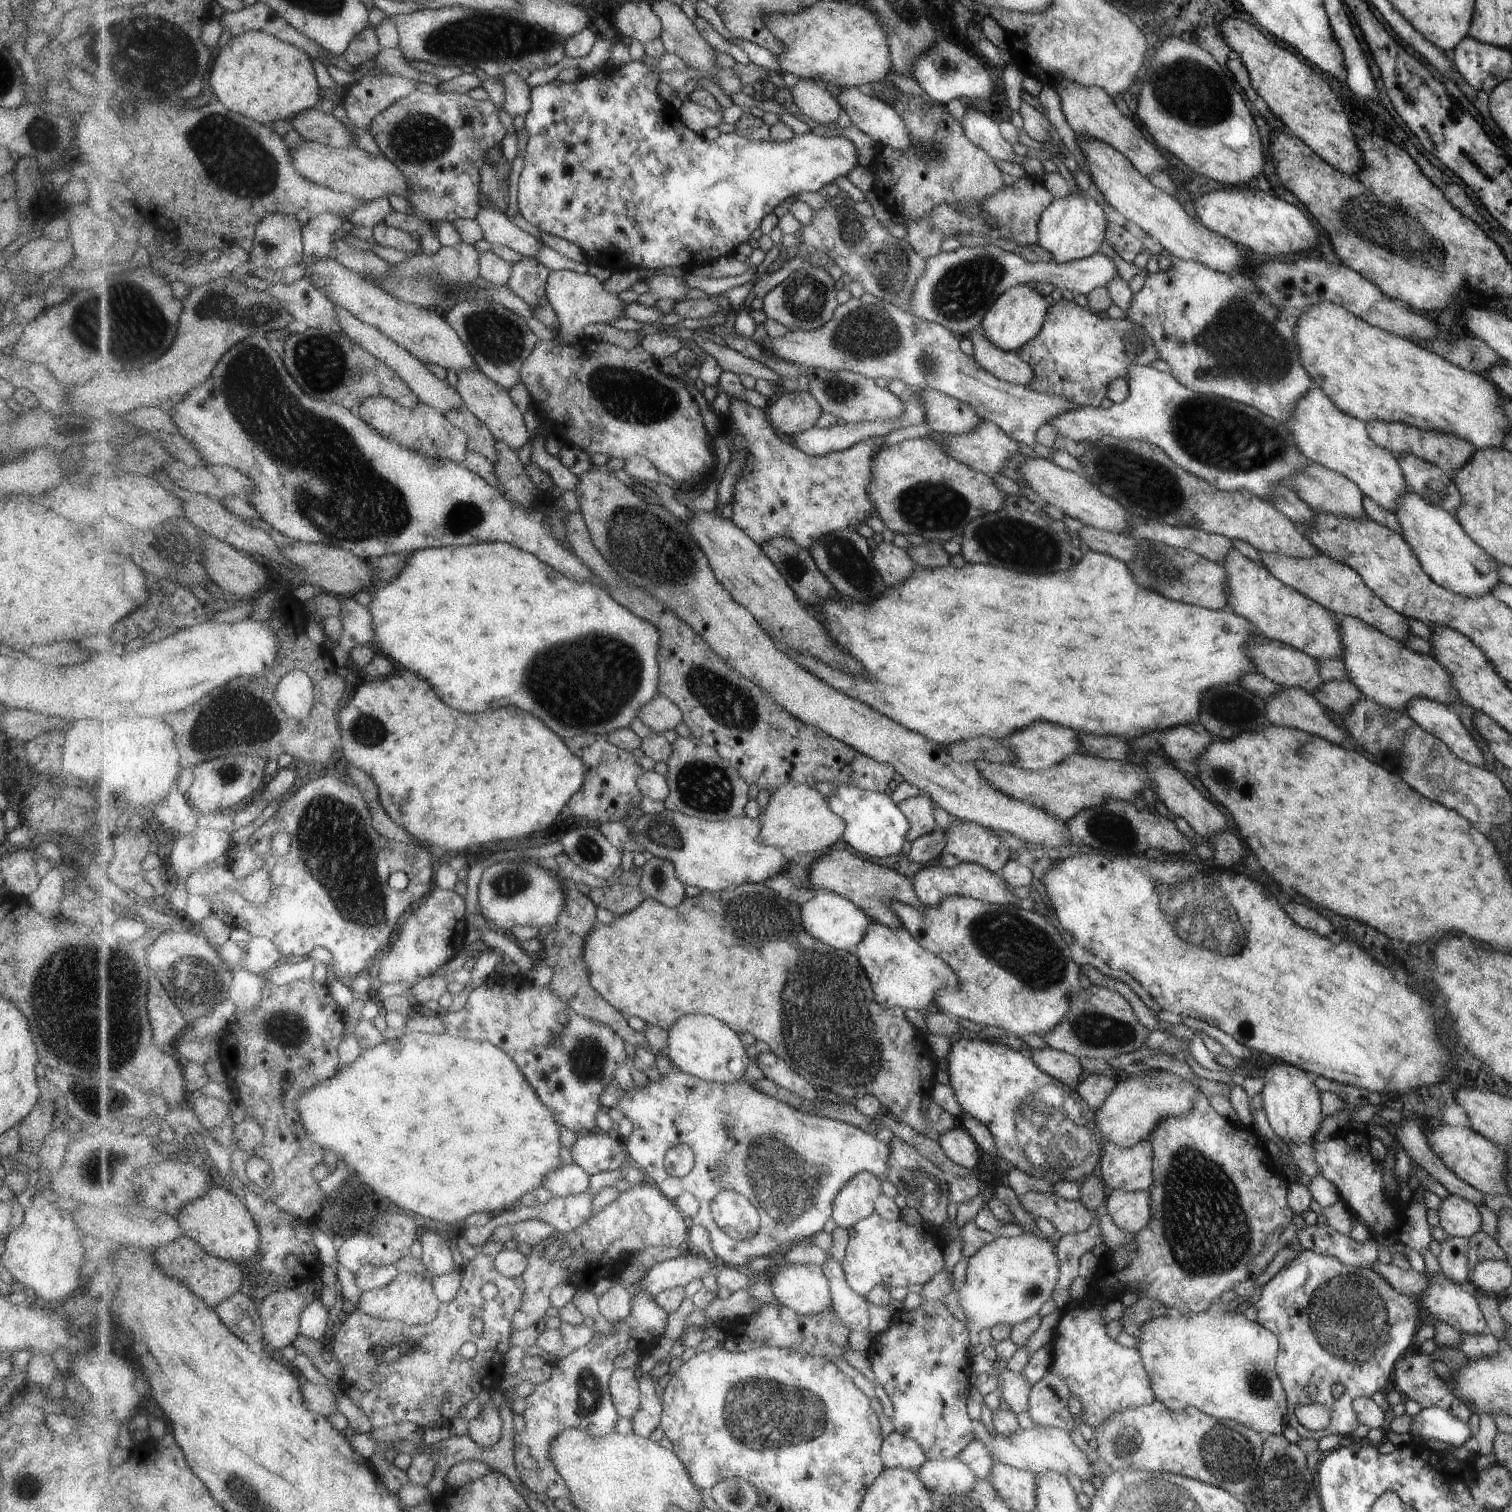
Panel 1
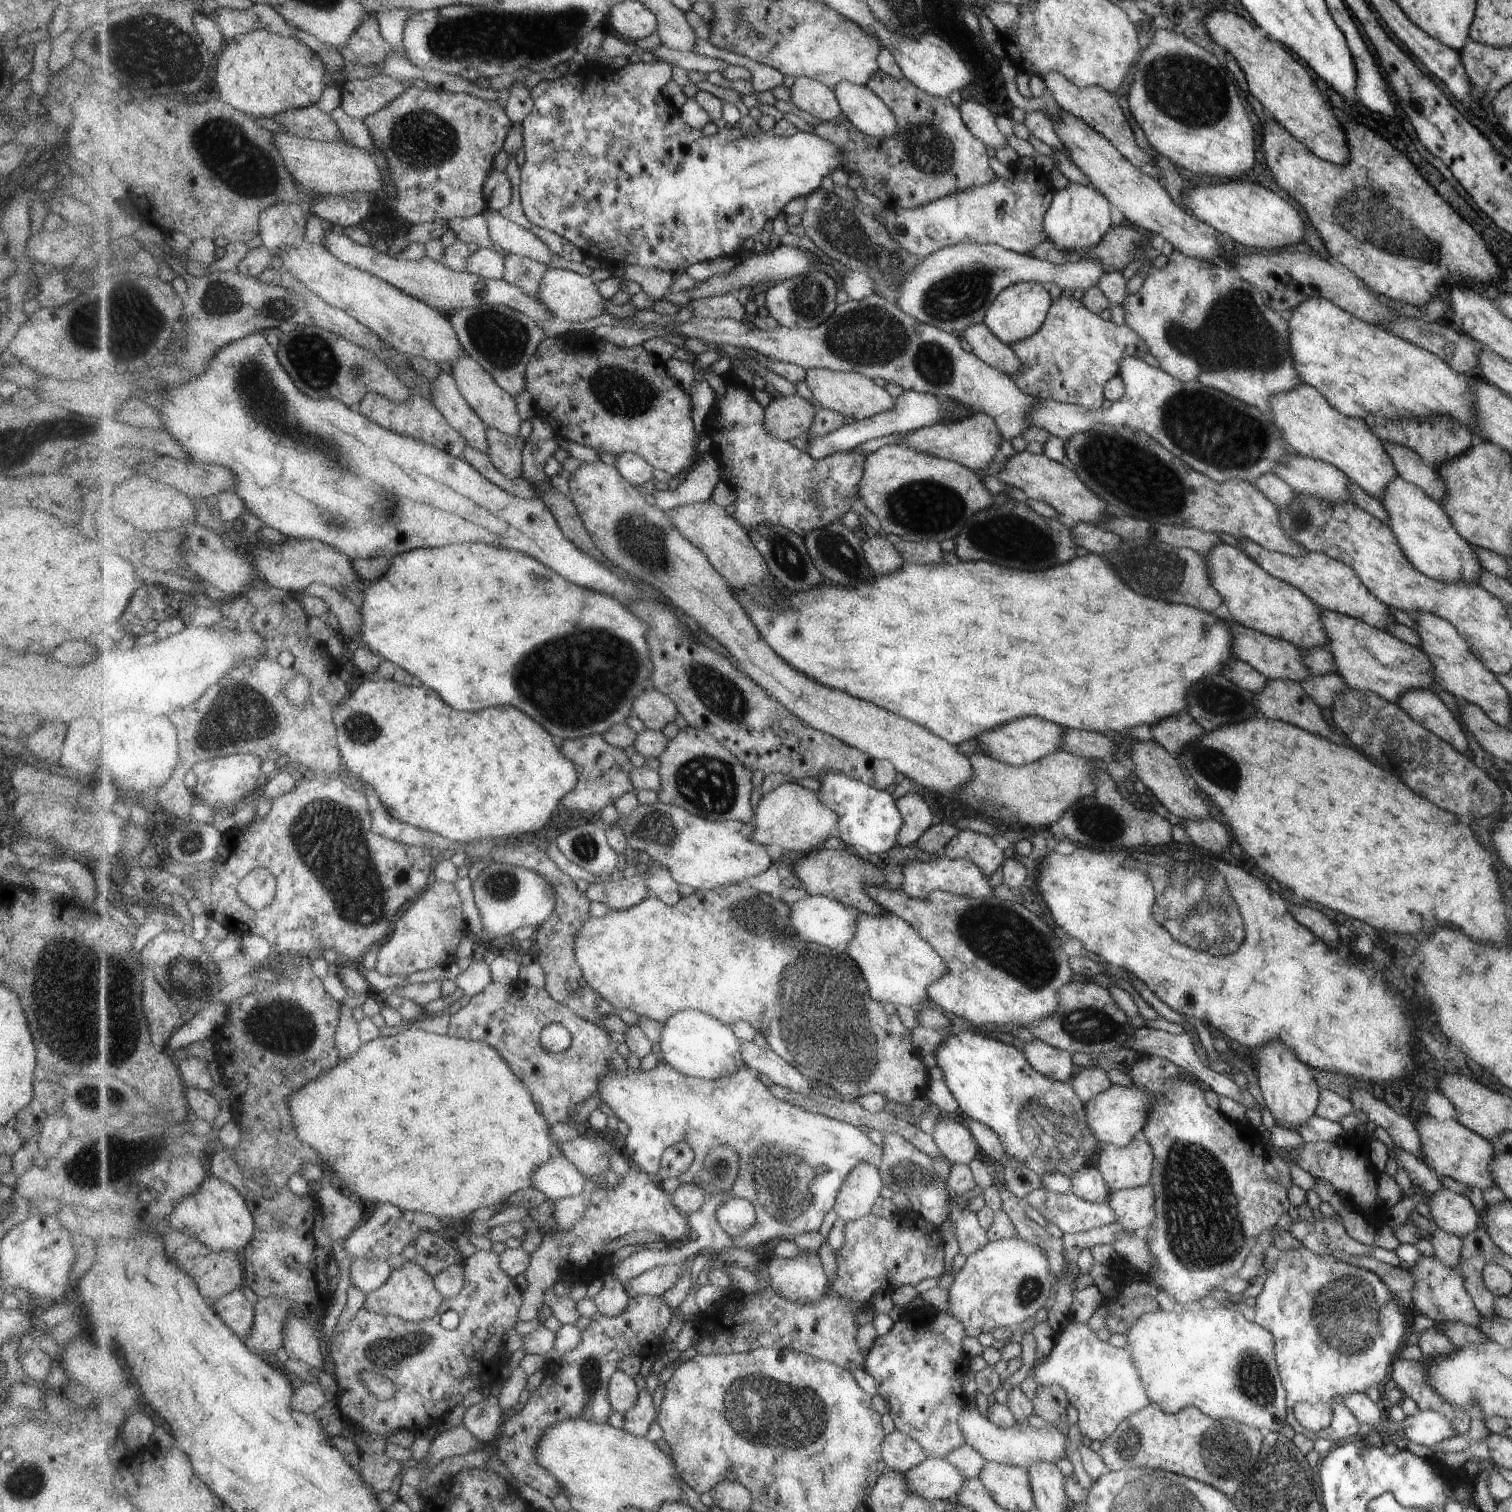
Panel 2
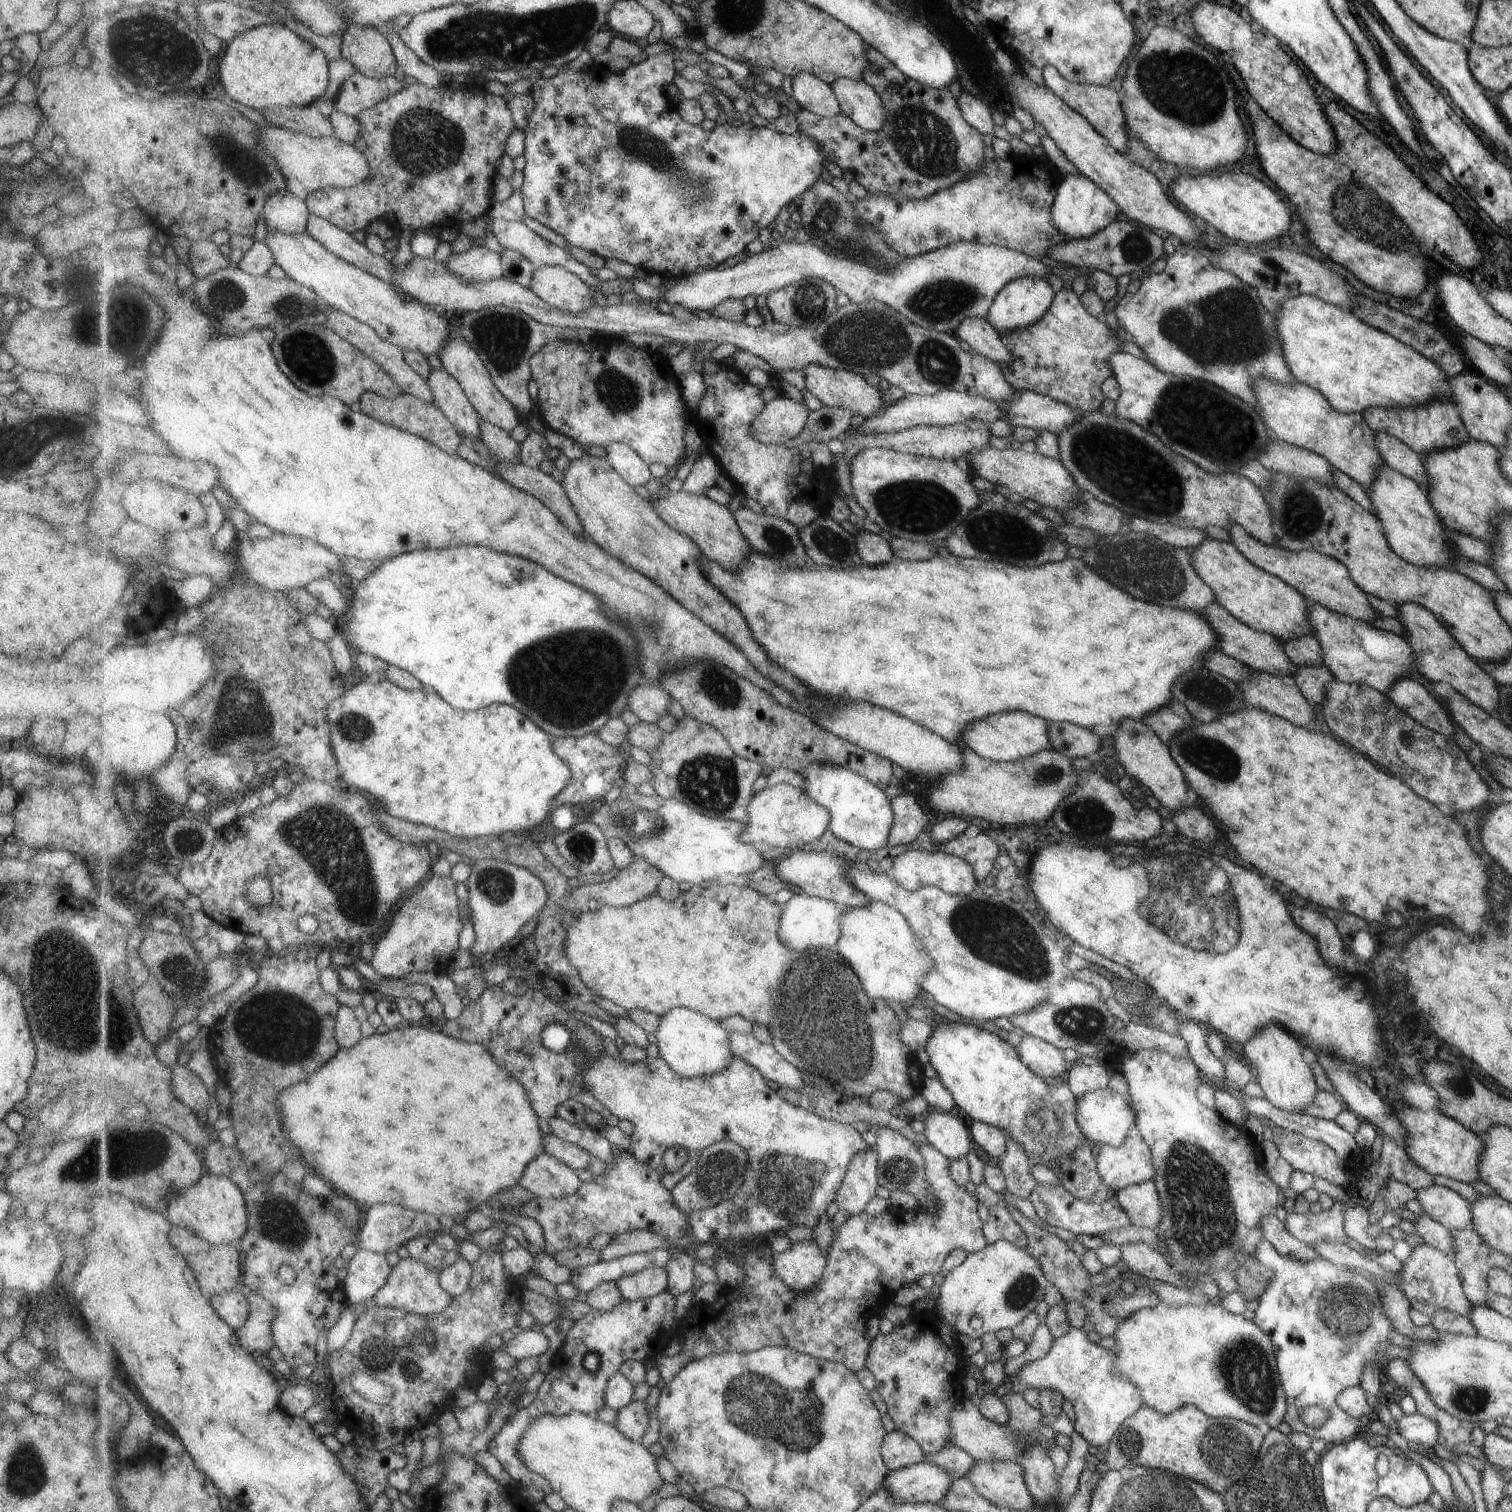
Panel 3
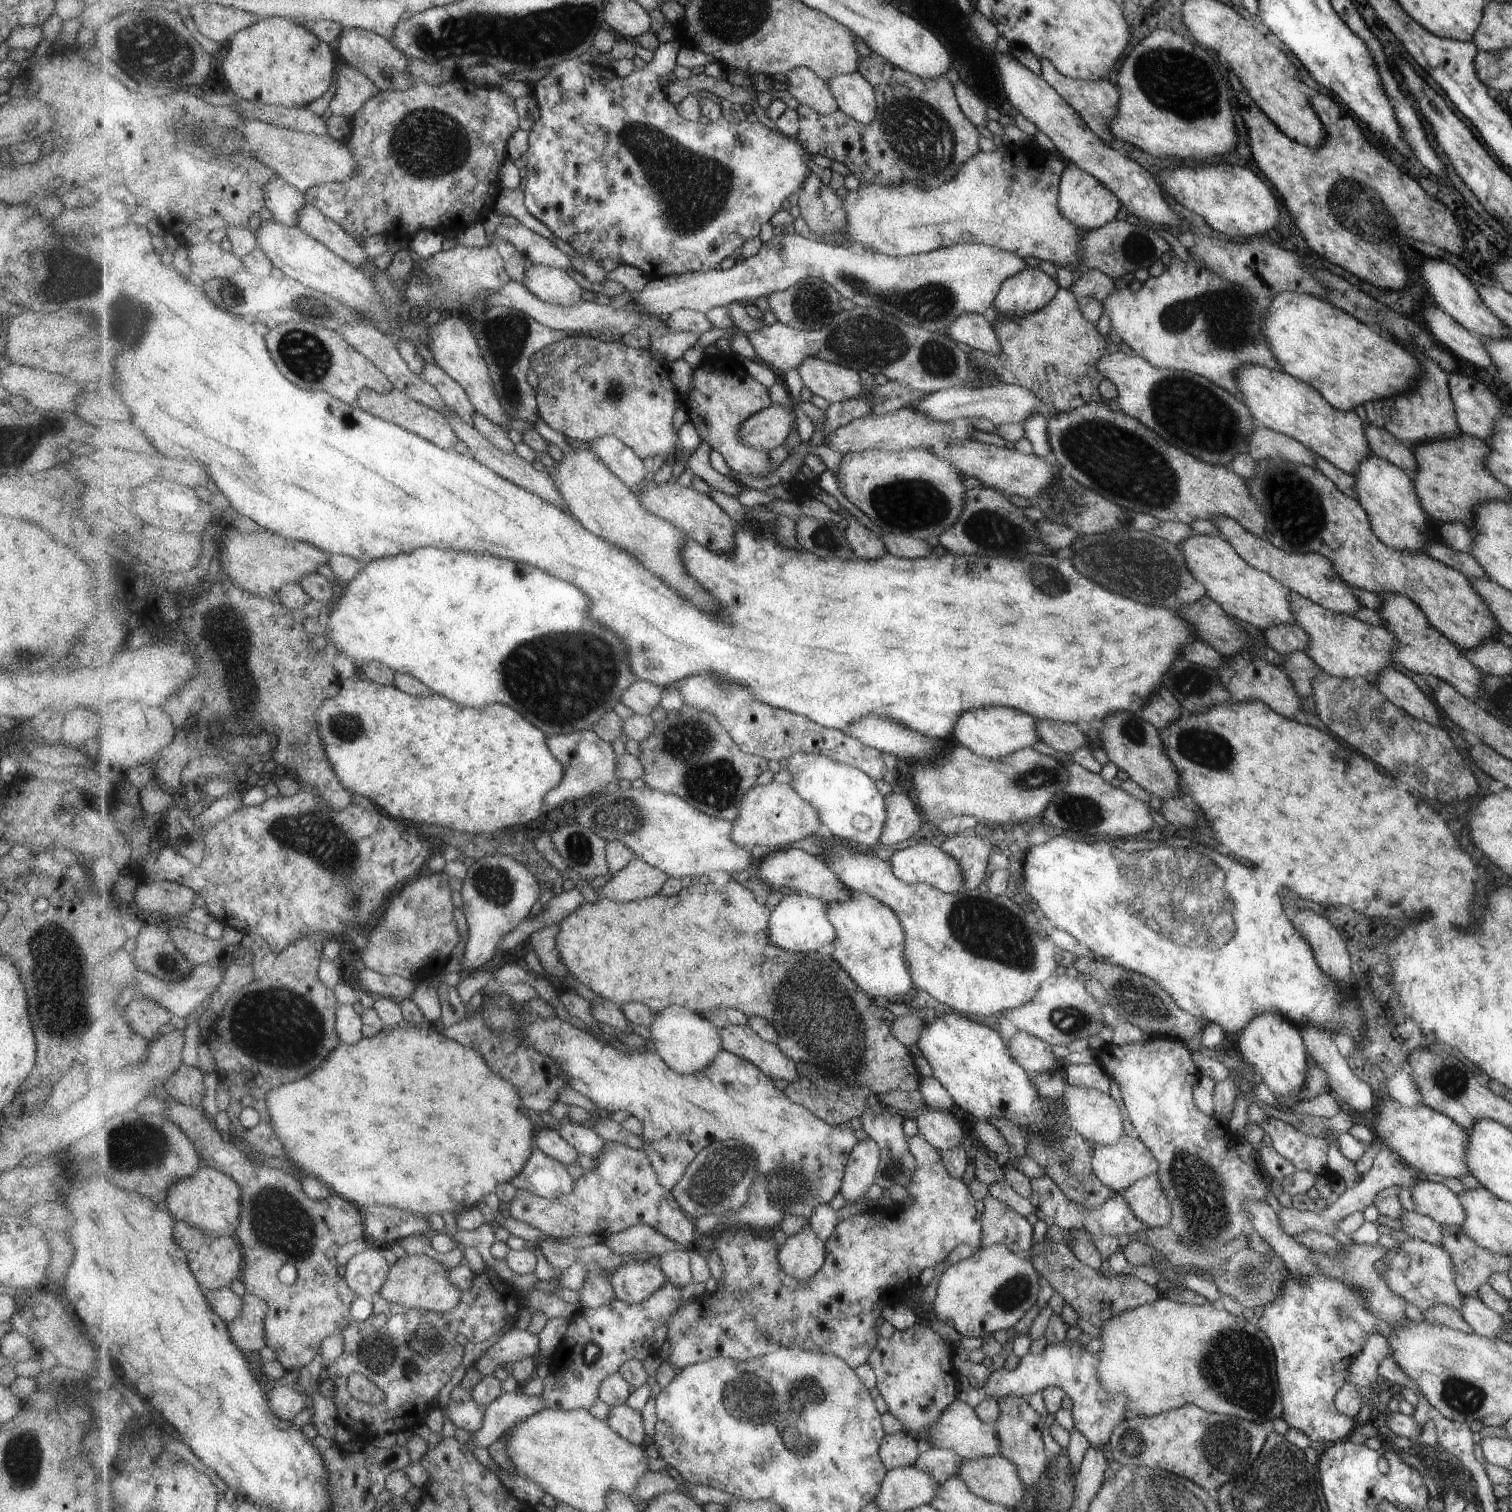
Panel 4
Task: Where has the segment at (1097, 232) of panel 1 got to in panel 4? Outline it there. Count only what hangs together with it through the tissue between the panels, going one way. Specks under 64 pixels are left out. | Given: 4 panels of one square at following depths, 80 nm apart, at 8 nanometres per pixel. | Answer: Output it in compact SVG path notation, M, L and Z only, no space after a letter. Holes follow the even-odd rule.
M1068 163L1062 168L1057 193L1058 209L1062 215L1083 230L1097 229L1115 219L1115 212L1120 205L1109 189L1095 180L1095 177L1091 176L1090 173L1086 173L1073 163Z

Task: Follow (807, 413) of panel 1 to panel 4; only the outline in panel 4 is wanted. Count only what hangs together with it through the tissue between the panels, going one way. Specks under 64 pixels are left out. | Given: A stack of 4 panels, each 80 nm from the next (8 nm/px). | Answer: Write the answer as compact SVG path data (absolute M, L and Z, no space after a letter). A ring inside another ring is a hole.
M771 404L743 422L739 440L743 440L743 444L751 448L770 452L782 447L789 440L793 428L796 428L795 422L797 416L793 405Z

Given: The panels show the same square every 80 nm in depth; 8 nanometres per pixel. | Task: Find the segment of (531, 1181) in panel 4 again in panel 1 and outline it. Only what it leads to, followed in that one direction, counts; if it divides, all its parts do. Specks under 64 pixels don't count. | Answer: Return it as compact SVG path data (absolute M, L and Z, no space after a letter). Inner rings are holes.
M565 1164L551 1172L545 1178L544 1188L551 1191L554 1197L577 1196L591 1188L592 1175L586 1172L579 1164Z

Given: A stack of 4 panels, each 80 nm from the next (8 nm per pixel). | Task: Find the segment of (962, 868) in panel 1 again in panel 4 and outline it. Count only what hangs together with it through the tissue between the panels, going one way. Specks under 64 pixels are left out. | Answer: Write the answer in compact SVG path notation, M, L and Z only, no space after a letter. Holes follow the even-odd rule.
M918 843L895 851L889 863L894 869L895 876L904 883L927 883L944 893L954 893L964 888L962 884L965 883L965 878L963 878L961 865L937 847L936 843Z

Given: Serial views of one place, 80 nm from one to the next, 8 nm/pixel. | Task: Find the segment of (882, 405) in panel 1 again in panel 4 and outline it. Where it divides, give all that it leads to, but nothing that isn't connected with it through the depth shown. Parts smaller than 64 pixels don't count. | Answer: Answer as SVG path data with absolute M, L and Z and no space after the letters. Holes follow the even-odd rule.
M807 358L798 372L805 387L831 405L871 396L870 388L864 388L859 372L821 358Z

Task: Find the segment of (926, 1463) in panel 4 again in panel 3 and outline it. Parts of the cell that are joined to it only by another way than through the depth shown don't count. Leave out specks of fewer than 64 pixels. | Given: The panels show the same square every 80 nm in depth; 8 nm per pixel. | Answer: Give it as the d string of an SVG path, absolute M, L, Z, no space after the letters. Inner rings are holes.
M945 1444L939 1452L935 1454L925 1454L922 1462L931 1462L939 1468L943 1468L951 1478L965 1477L965 1474L969 1472L969 1468L975 1464L973 1456L967 1454L965 1450Z

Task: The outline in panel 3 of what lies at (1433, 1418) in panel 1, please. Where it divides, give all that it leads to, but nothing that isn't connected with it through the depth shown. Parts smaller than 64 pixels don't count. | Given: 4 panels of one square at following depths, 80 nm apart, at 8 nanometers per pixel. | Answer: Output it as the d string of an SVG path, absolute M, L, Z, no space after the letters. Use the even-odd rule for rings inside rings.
M1418 1413L1403 1415L1395 1421L1395 1424L1397 1434L1407 1443L1420 1443L1424 1447L1432 1447L1437 1442L1439 1426L1425 1416L1420 1416Z

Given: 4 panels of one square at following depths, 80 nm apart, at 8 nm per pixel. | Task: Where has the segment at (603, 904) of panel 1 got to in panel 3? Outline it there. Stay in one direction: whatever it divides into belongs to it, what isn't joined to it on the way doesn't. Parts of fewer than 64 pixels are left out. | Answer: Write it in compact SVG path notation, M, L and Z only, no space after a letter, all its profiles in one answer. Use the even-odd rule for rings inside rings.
M635 858L635 861L627 866L625 869L621 869L618 874L608 882L597 882L596 884L584 883L580 887L575 889L575 892L565 900L565 910L580 910L583 906L589 902L589 900L596 900L602 904L611 904L615 907L629 906L629 904L635 904L645 898L657 895L657 888L659 882L663 880L666 875L656 868L650 861L645 858Z

